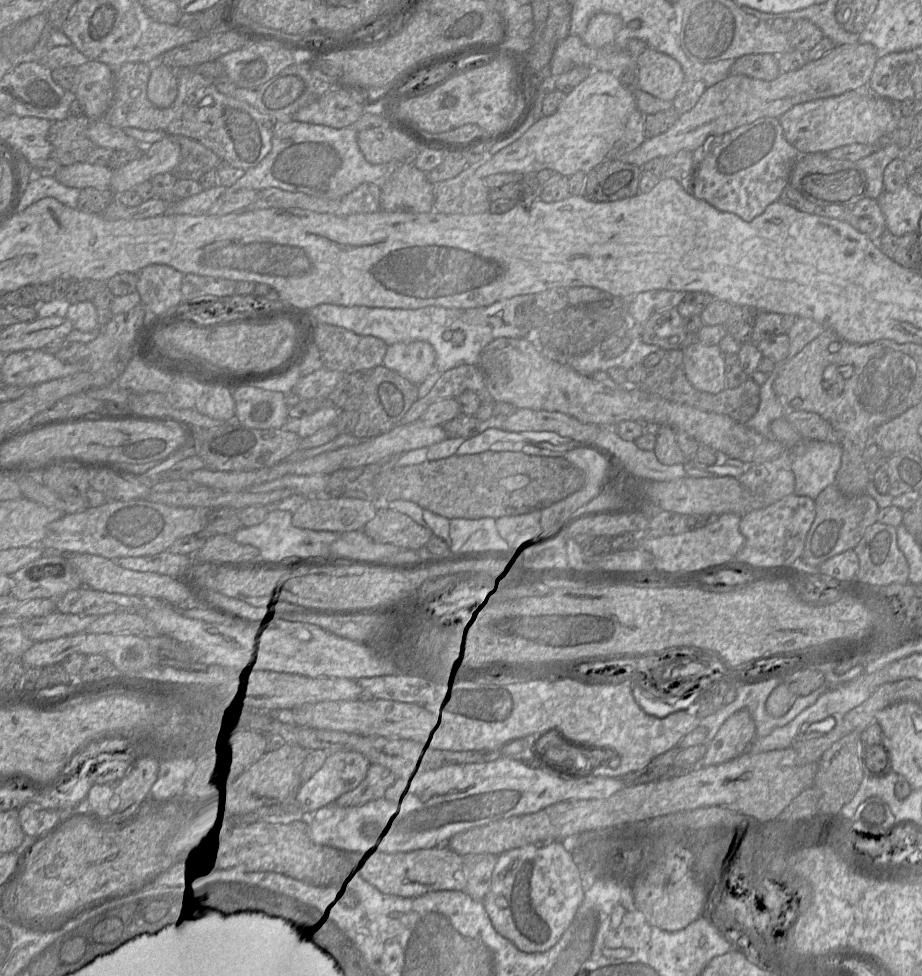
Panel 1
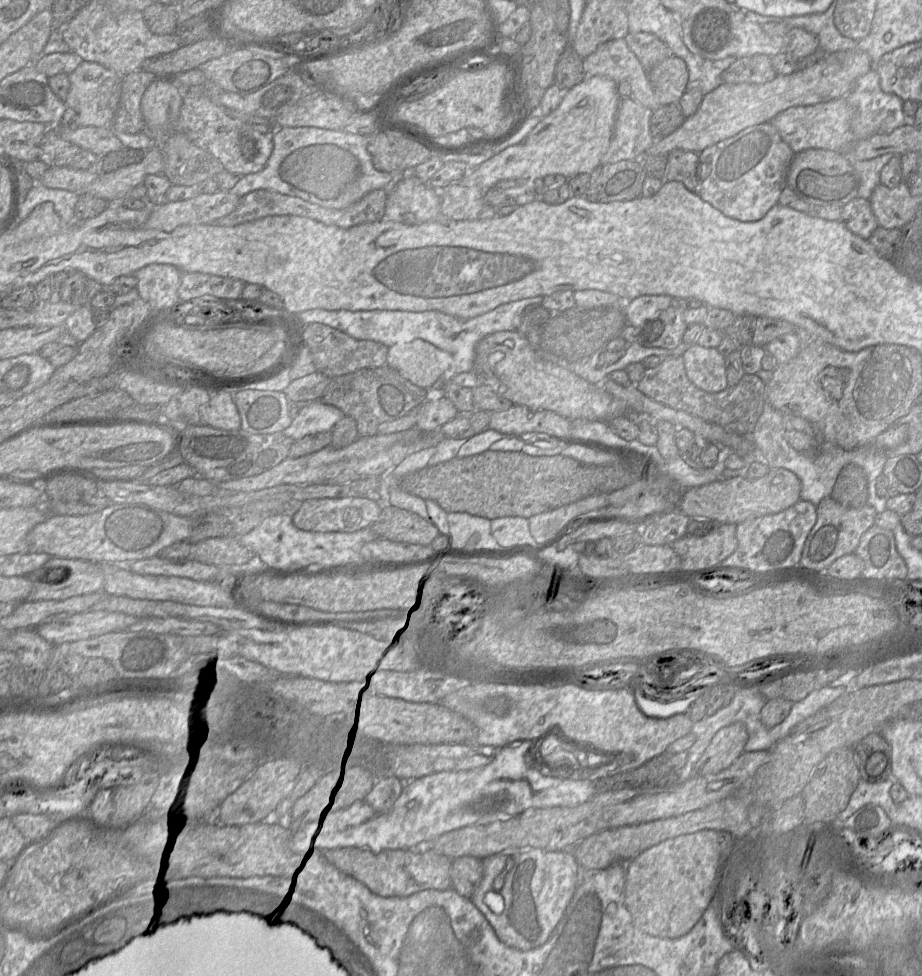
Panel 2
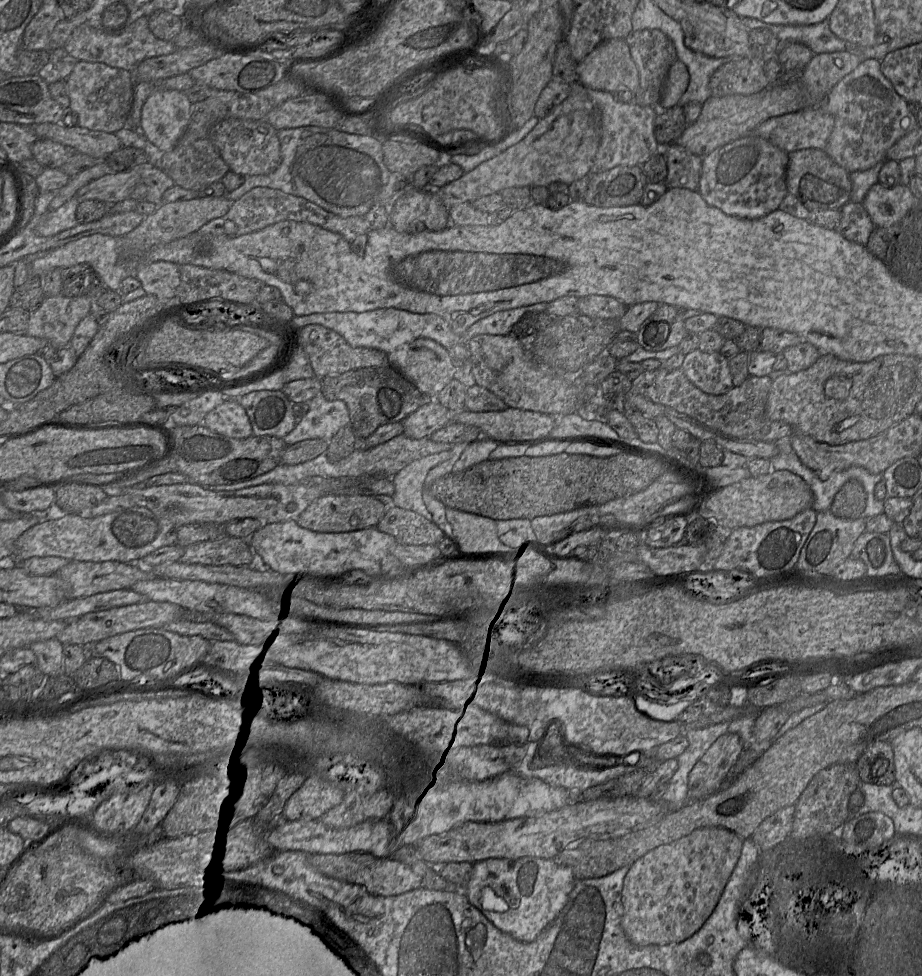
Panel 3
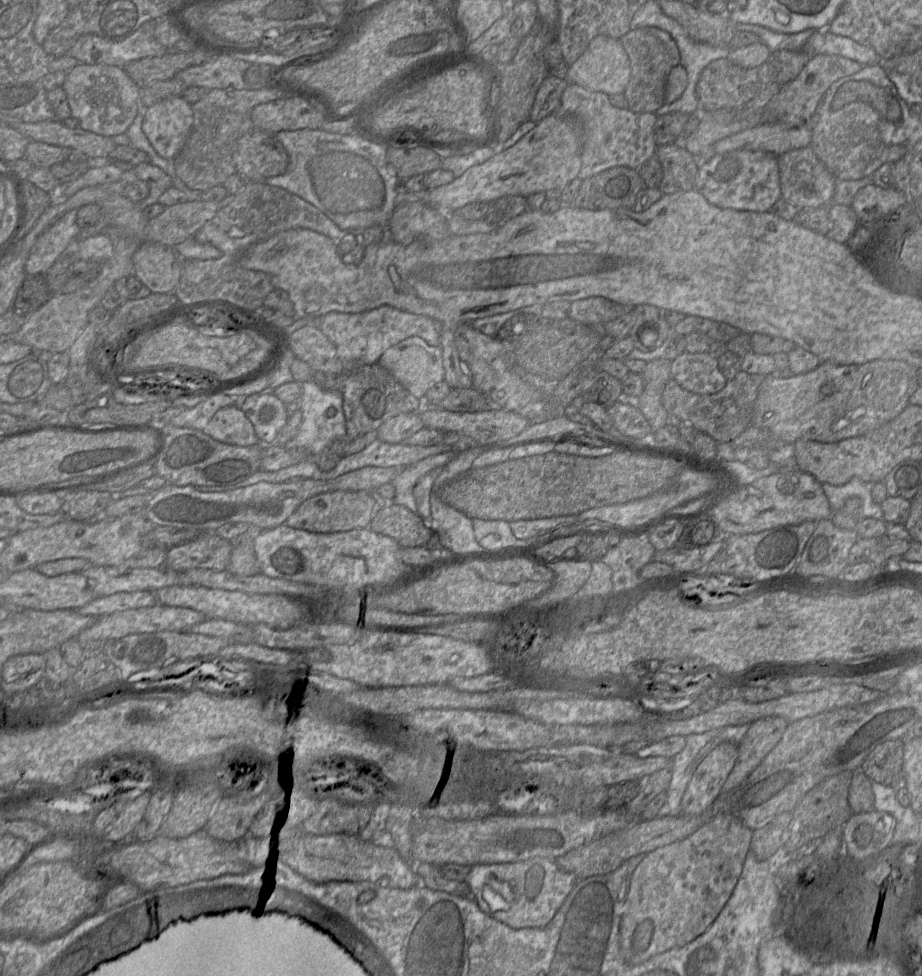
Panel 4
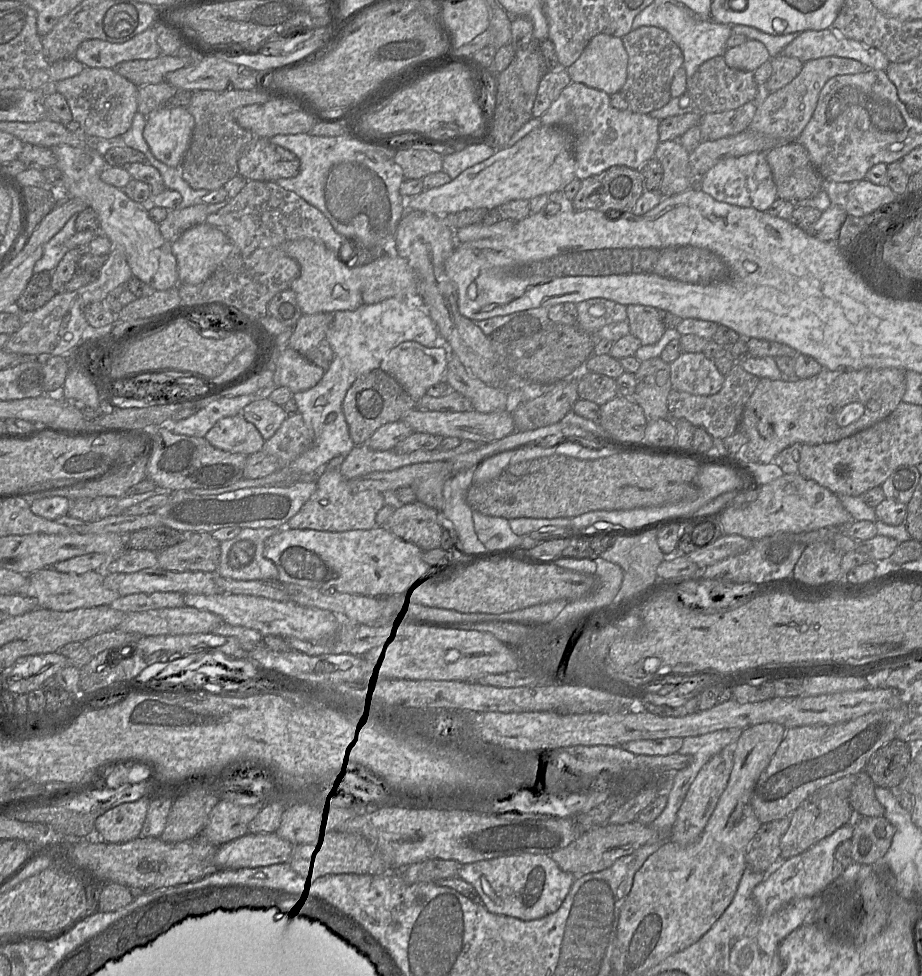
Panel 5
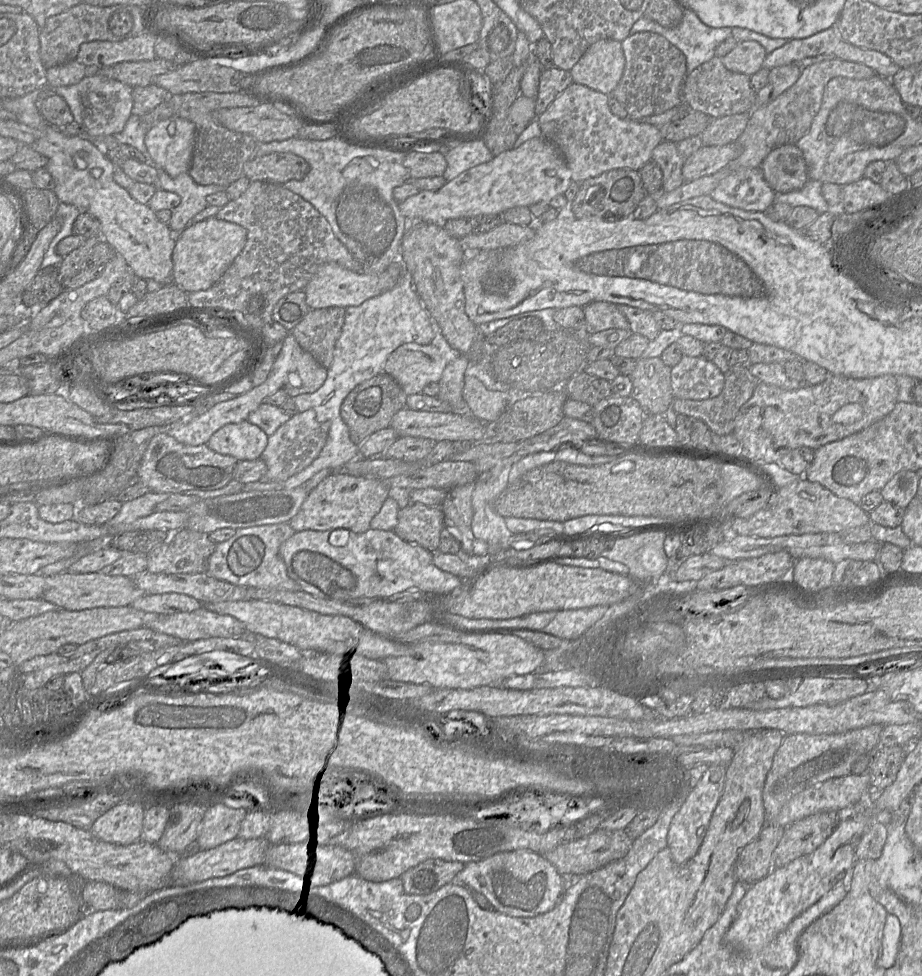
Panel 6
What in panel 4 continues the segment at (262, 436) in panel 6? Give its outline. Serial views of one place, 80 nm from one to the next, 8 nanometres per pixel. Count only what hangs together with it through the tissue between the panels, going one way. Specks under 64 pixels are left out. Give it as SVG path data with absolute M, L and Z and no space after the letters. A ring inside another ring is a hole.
M233 405L219 409L202 431L227 444L237 446L260 444L251 421L241 408Z

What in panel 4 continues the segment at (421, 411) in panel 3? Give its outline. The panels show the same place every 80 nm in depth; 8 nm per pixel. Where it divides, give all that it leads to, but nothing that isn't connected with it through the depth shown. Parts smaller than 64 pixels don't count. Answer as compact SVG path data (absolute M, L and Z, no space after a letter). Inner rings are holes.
M419 412L400 414L390 418L376 431L377 437L387 443L402 443L424 428Z

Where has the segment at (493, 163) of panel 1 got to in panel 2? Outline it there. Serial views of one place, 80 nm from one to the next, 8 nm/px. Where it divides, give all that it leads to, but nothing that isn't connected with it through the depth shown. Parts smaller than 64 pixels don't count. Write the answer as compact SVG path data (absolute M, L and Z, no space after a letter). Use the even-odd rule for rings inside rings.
M605 76L585 77L570 88L558 107L543 117L519 143L469 169L459 183L489 189L505 179L536 179L551 174L561 174L568 179L591 173L600 165L610 144L619 103L615 81Z

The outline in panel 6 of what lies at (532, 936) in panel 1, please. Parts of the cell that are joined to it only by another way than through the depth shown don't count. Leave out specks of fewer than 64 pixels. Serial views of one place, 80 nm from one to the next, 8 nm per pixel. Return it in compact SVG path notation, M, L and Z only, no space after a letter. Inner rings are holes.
M514 850L514 851L499 852L480 861L473 861L473 862L465 863L464 868L456 875L452 883L463 884L469 890L475 890L483 894L488 900L488 902L490 903L490 905L493 907L493 909L495 909L496 911L500 913L503 913L509 916L515 916L515 917L534 917L539 914L548 912L549 910L553 909L557 905L557 903L562 898L565 892L565 889L567 887L567 884L568 884L567 879L569 878L564 878L557 871L556 867L546 859L545 855L542 855L542 854L539 854L530 850Z

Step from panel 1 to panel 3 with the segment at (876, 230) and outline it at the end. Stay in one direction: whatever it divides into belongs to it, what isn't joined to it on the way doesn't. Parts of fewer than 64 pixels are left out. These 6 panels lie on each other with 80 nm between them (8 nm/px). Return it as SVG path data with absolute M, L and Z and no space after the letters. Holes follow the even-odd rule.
M848 201L840 208L841 218L834 229L847 240L867 244L875 225L861 202Z

